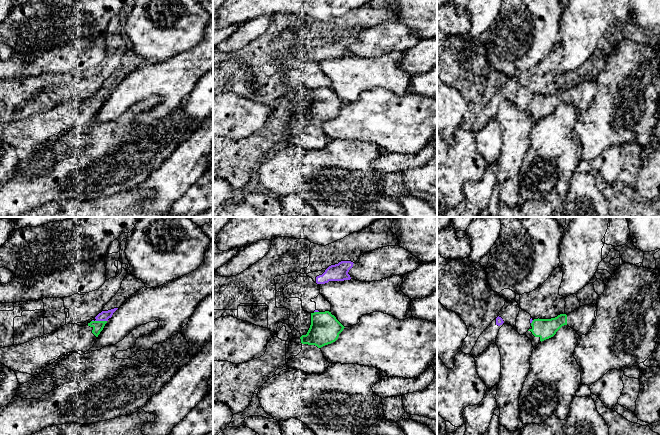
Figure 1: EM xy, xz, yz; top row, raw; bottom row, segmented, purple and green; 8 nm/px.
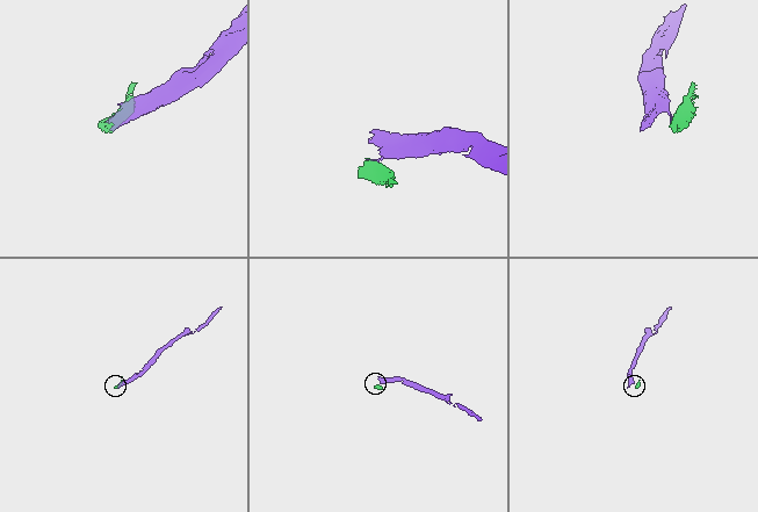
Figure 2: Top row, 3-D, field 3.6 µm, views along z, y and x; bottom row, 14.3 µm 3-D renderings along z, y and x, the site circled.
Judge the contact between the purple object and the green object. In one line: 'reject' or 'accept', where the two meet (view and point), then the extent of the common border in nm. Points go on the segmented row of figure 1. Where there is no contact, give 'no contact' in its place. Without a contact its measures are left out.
reject; meets purple in xy at (101, 320); contact 100 nm long

